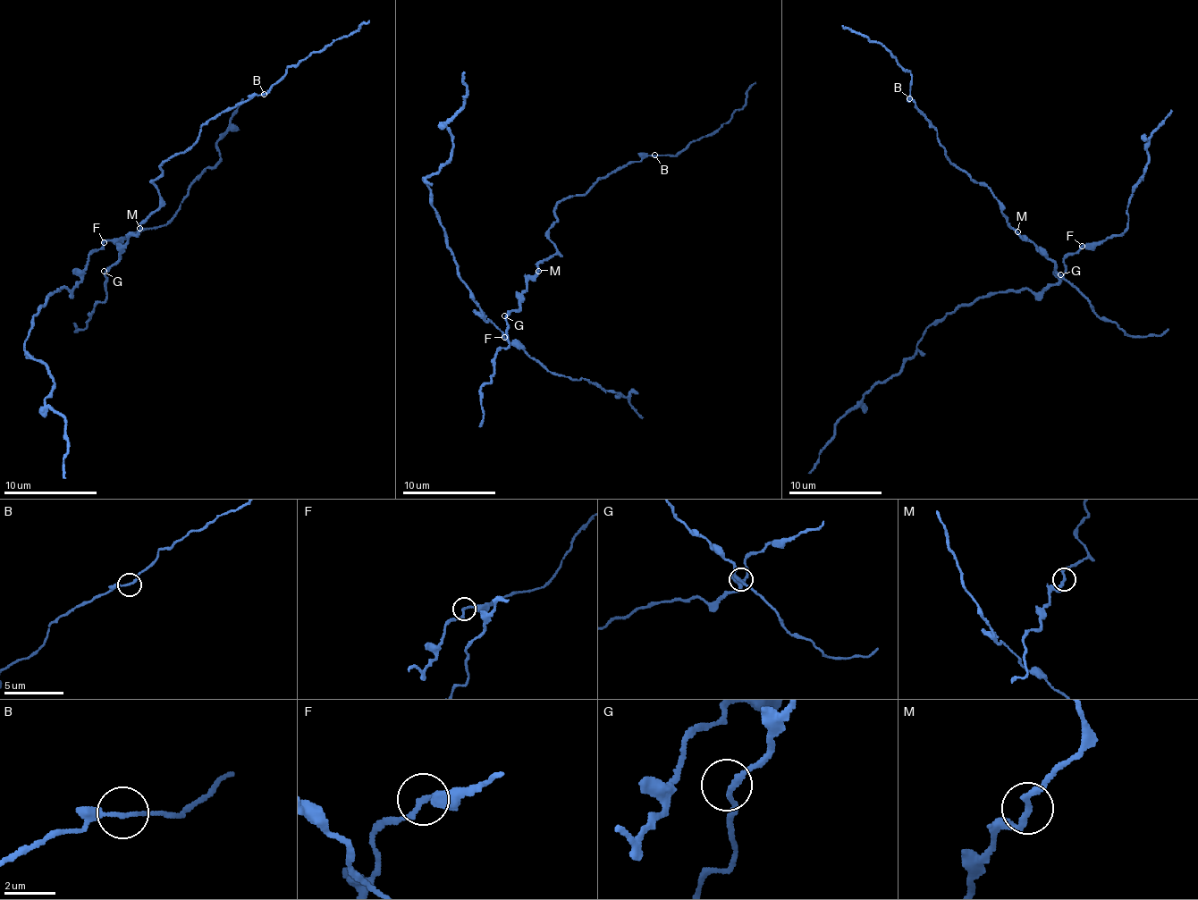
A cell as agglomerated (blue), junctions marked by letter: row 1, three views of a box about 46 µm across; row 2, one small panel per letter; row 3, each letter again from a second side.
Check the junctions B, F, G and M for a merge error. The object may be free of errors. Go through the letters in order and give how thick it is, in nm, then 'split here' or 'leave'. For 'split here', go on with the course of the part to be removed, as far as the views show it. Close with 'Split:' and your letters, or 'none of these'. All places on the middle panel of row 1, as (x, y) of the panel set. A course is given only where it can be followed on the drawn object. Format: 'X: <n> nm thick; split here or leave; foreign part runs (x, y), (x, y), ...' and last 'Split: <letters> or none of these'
B: 180 nm thick; leave
F: 190 nm thick; leave
G: 200 nm thick; leave
M: 200 nm thick; leave
Split: none of these

